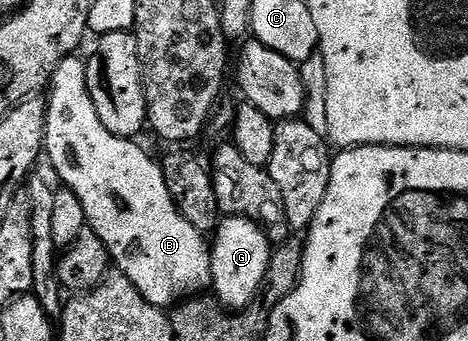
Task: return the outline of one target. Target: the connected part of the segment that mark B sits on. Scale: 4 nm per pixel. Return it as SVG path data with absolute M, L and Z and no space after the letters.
M76 55L67 57L67 59L61 61L50 74L50 86L52 85L52 90L46 93L48 118L46 119L46 131L44 132L44 153L46 154L46 161L48 157L49 163L56 168L57 175L64 180L61 182L63 182L70 191L74 191L78 203L82 203L82 211L86 211L87 228L94 230L98 235L98 239L102 239L102 243L106 243L106 251L108 252L111 264L115 266L119 272L123 273L126 279L130 279L130 283L134 283L134 287L138 287L140 294L142 294L149 303L161 307L172 307L185 299L191 299L203 294L212 284L212 250L209 242L206 240L205 234L199 233L194 227L190 227L190 223L186 223L186 219L178 211L178 207L166 187L166 179L164 178L164 170L161 162L159 160L155 161L142 146L135 145L138 144L135 140L126 137L115 137L110 131L106 131L106 127L102 127L102 119L98 119L98 113L94 111L94 103L90 99L89 91L86 87L85 62L81 60L81 58L79 61L78 58L79 56Z

